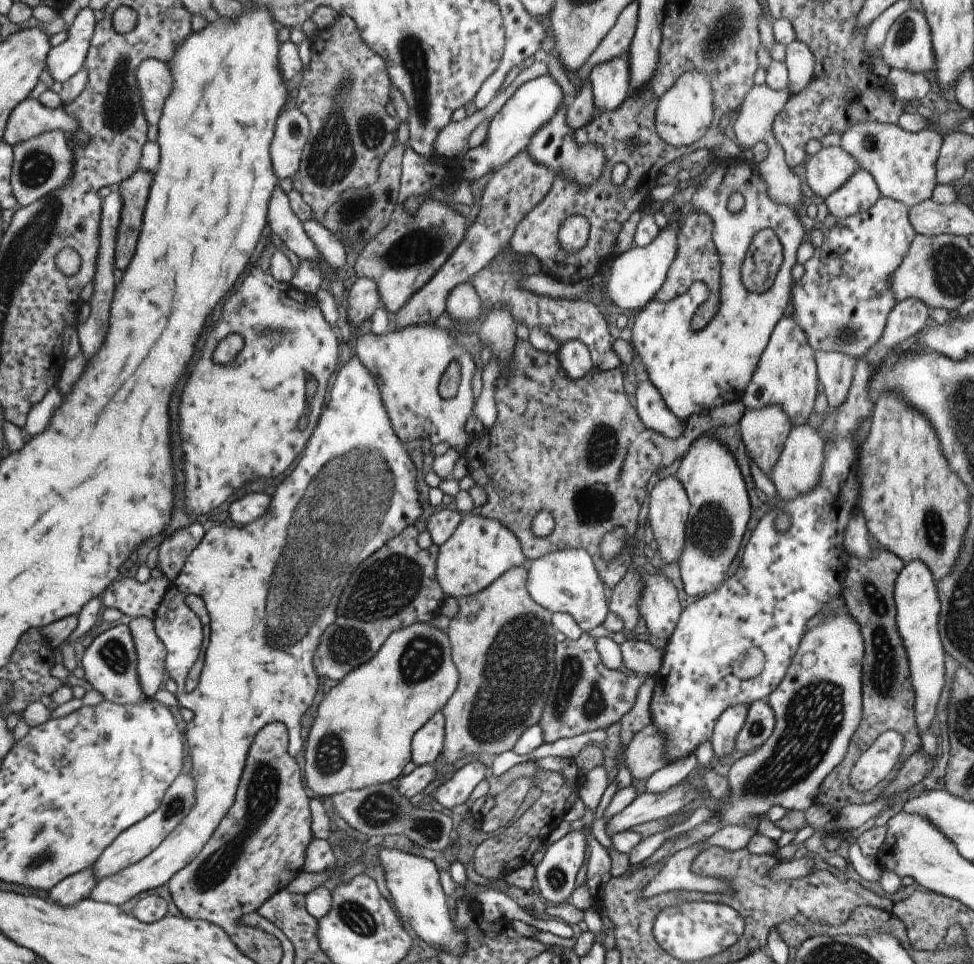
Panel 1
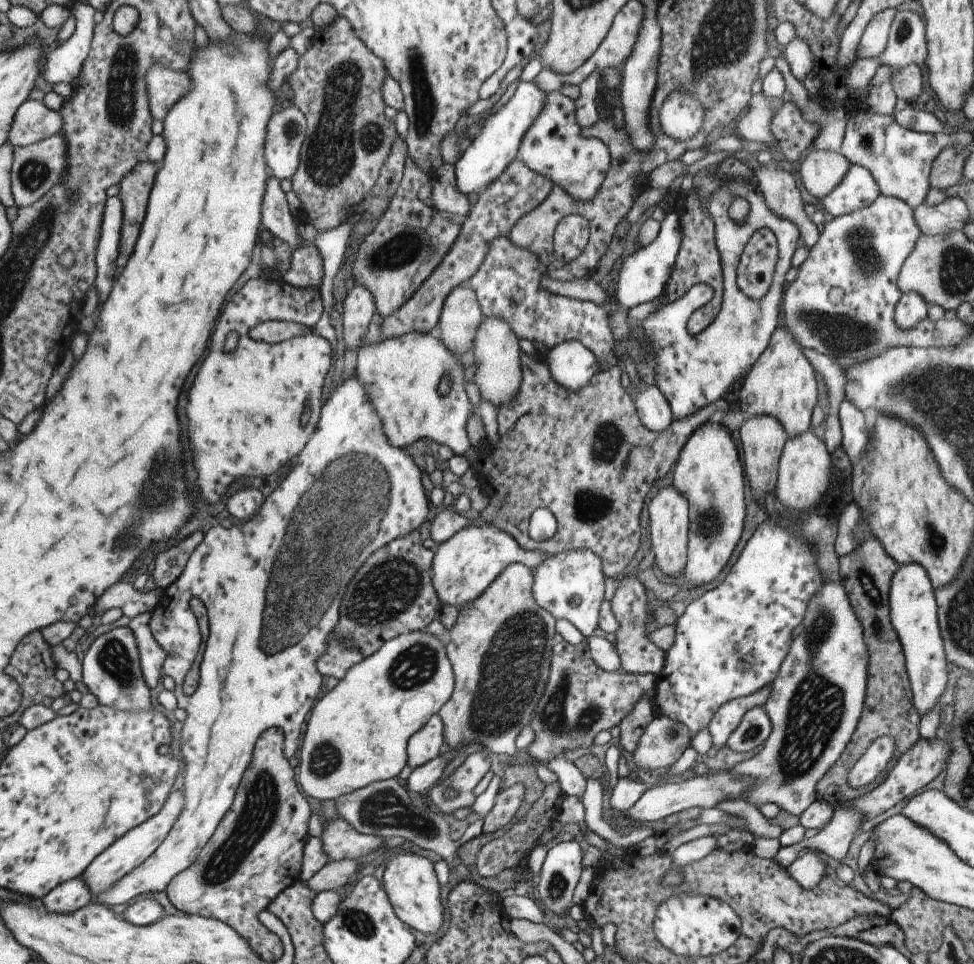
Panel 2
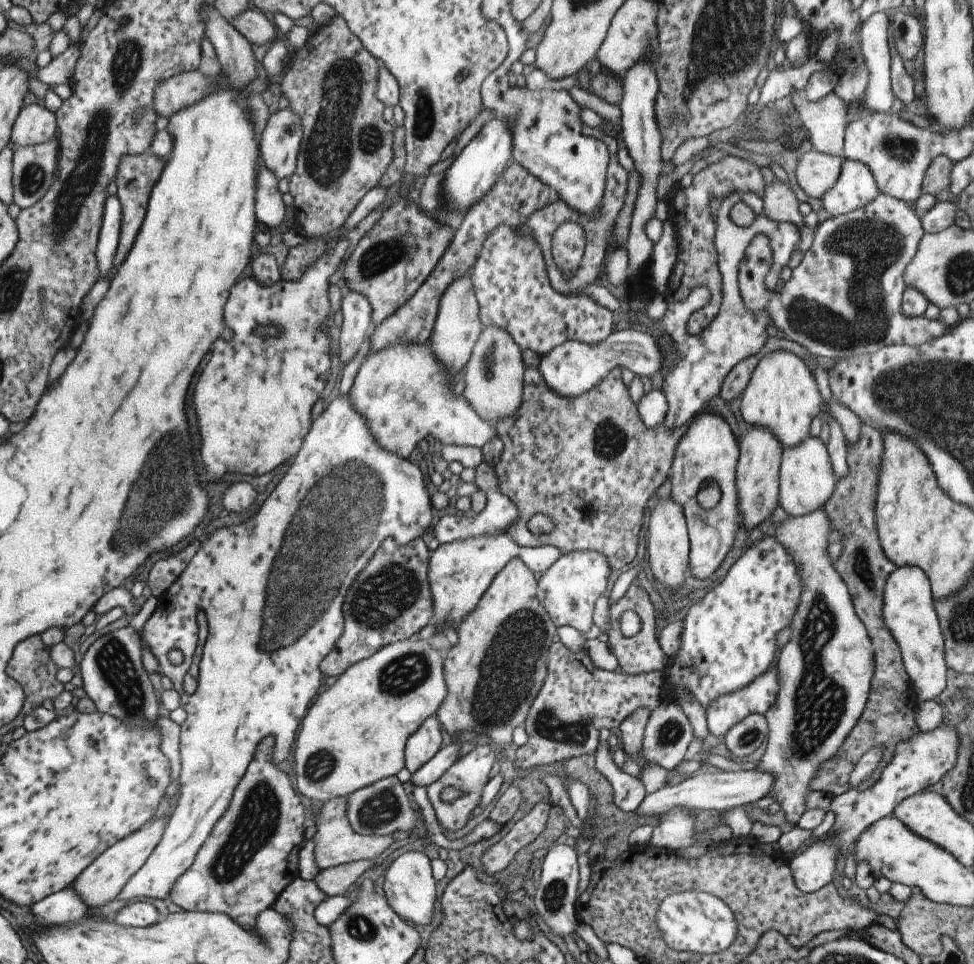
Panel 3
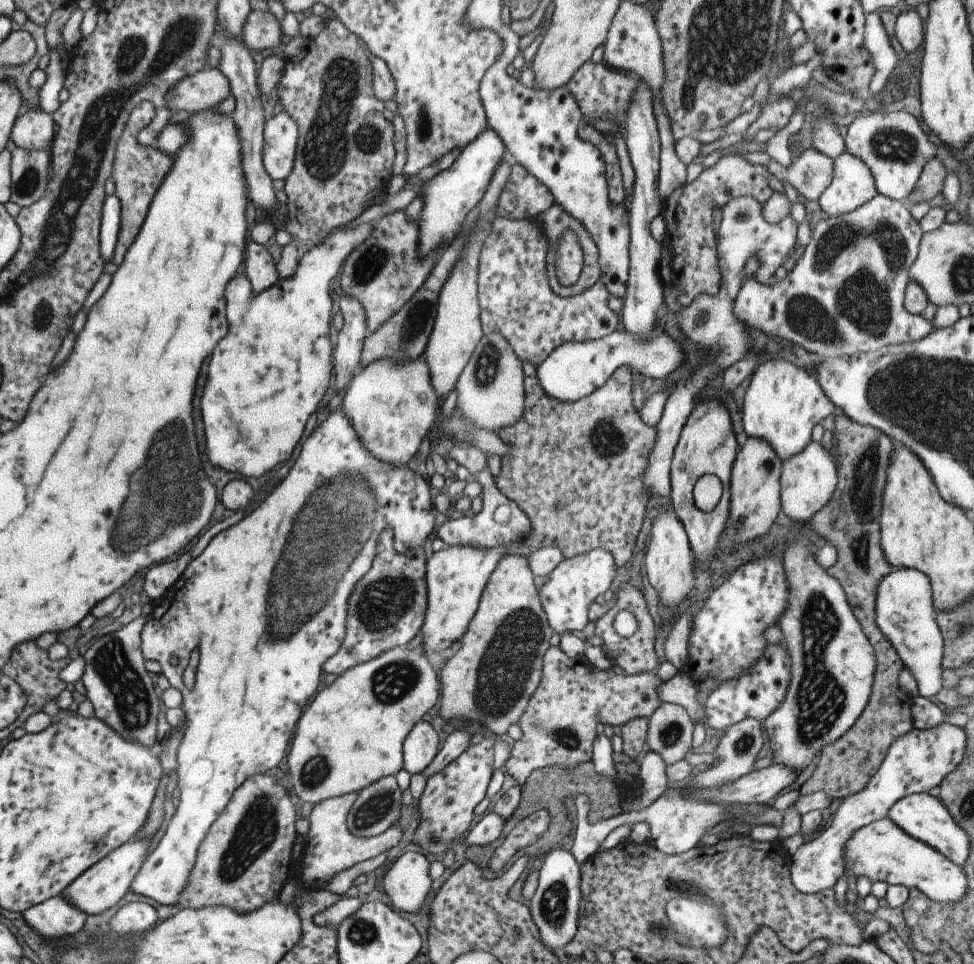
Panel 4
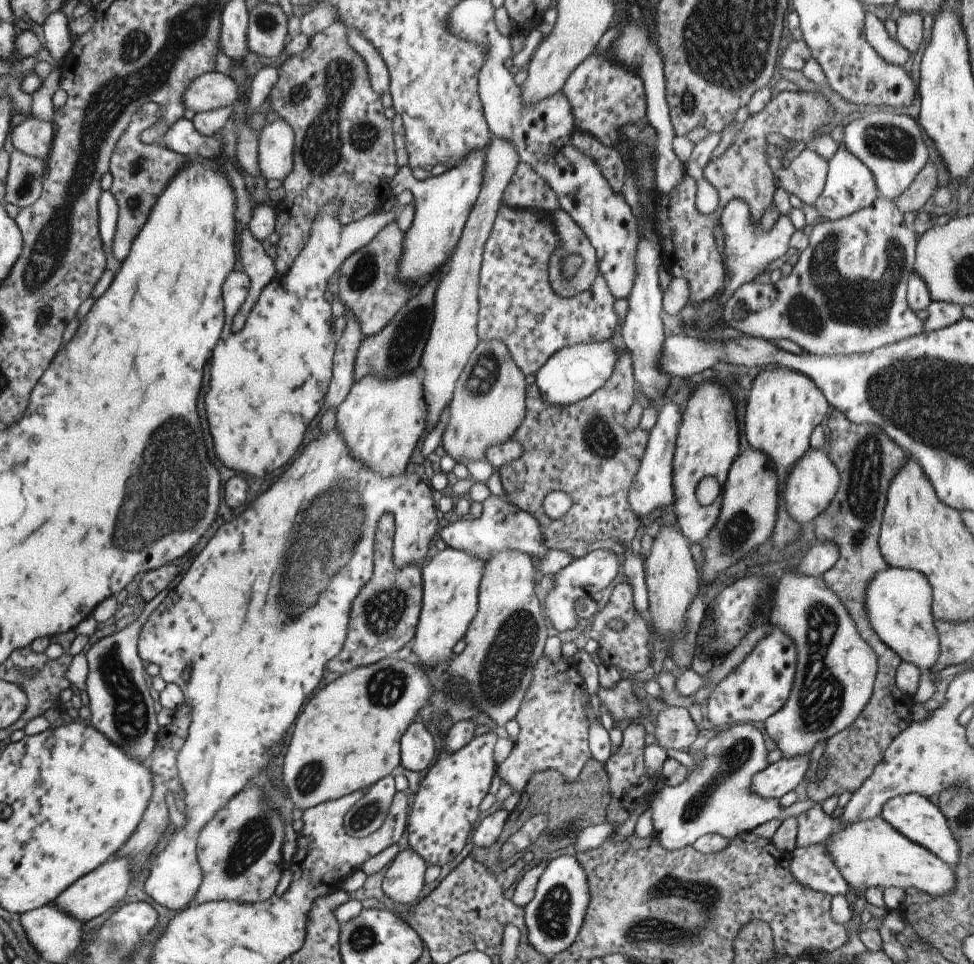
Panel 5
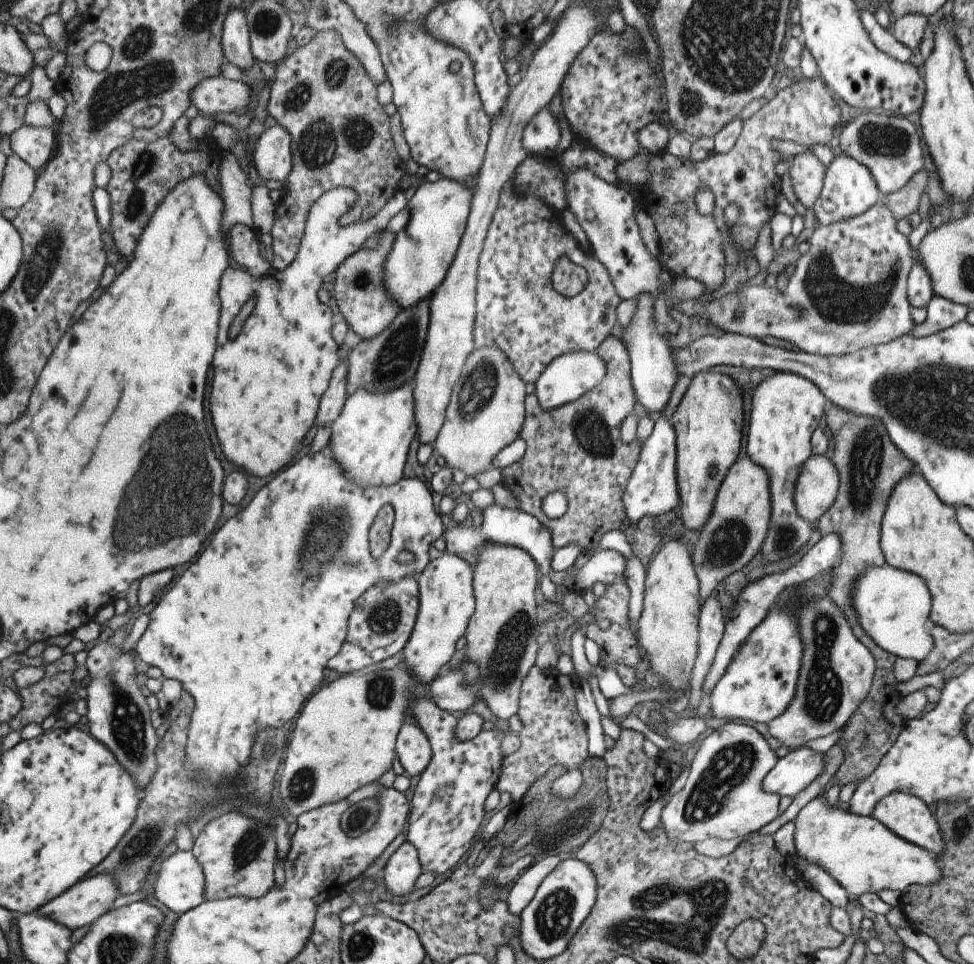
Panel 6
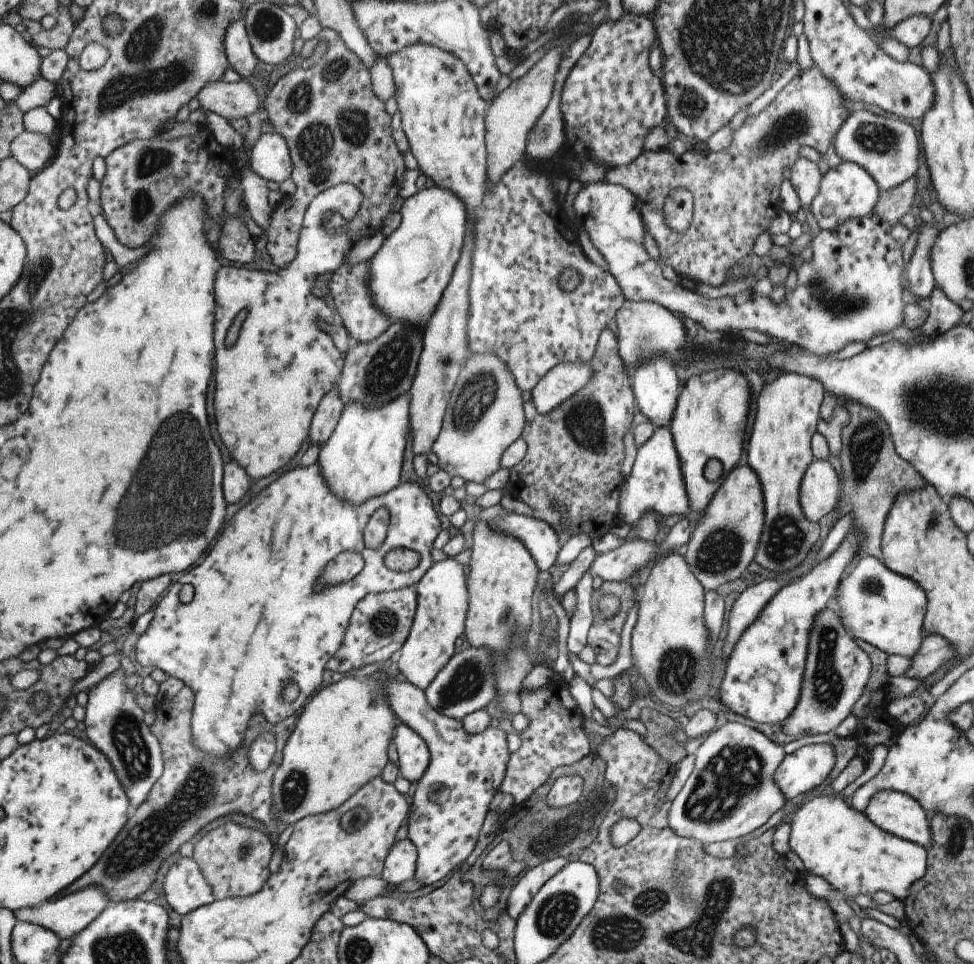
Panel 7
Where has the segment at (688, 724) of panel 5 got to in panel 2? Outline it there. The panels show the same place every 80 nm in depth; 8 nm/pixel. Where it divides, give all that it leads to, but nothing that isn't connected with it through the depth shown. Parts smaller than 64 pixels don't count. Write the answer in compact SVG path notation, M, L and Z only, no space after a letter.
M654 715L645 725L642 735L637 741L633 754L633 767L640 766L647 770L657 770L657 768L669 768L683 751L690 746L689 729L678 720L670 719L665 715Z

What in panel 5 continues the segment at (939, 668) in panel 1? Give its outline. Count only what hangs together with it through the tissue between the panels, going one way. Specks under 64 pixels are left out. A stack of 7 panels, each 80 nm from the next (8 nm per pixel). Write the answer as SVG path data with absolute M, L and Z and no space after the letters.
M887 567L869 579L864 590L864 609L869 626L879 640L890 648L901 661L914 664L920 672L911 704L922 705L931 698L934 690L932 670L939 654L938 636L931 612L932 590L920 572L899 567Z

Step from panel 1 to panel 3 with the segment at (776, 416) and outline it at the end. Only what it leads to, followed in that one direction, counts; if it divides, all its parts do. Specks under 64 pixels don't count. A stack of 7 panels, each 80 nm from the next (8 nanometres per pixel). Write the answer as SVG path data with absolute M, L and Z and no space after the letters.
M749 427L738 443L738 457L735 467L737 506L740 526L749 532L763 520L768 520L778 504L778 468L782 455L779 441L762 427Z

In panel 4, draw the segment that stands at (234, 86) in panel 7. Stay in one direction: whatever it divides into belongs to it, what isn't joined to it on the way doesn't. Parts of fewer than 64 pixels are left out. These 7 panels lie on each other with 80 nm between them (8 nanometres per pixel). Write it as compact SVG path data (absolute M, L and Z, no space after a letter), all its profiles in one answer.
M210 68L182 78L164 99L173 112L196 113L216 108L229 93L227 78L218 68Z

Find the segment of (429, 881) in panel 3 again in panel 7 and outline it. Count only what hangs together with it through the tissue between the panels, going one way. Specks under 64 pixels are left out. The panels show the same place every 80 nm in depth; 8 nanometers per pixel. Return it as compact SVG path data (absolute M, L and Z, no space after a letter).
M407 838L395 841L384 858L380 877L390 885L412 878L416 861L415 845Z

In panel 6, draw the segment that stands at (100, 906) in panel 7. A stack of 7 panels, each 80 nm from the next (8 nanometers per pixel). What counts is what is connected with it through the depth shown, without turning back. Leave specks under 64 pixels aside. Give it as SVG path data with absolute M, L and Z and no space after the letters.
M94 875L88 879L77 881L59 896L52 898L40 907L36 907L34 912L61 926L67 927L72 932L76 928L81 928L85 924L91 924L96 921L104 912L111 909L113 900L118 896L118 890L111 875Z

